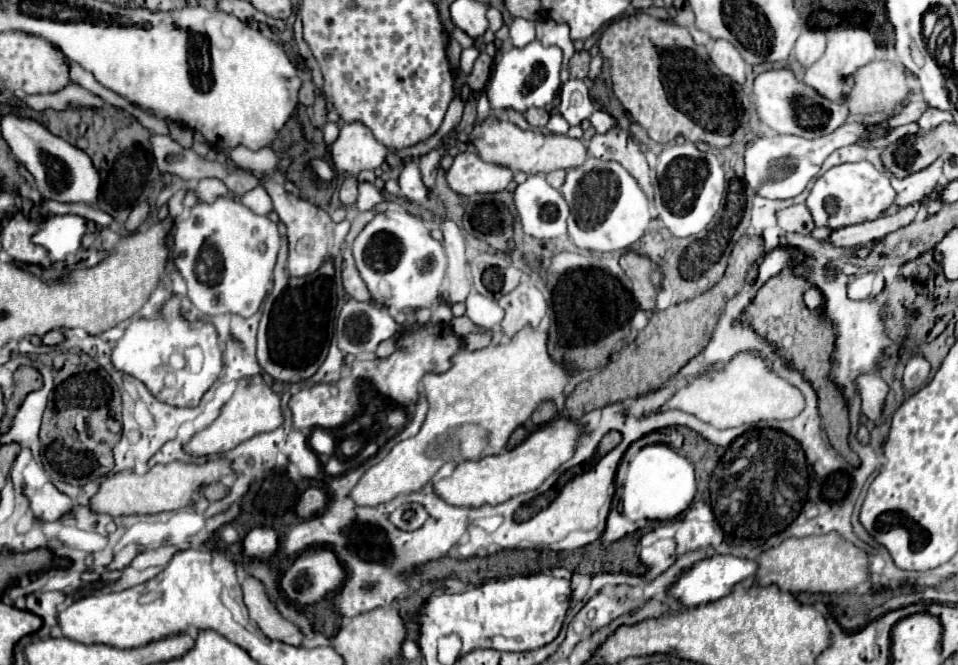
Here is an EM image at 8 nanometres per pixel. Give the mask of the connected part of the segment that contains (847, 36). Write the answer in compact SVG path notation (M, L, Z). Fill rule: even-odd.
M833 28L827 34L827 50L825 54L807 68L805 76L803 76L803 84L809 84L819 96L825 96L827 100L841 100L843 96L843 88L845 88L845 78L853 72L857 72L857 68L869 64L875 58L875 40L867 30L861 28Z

